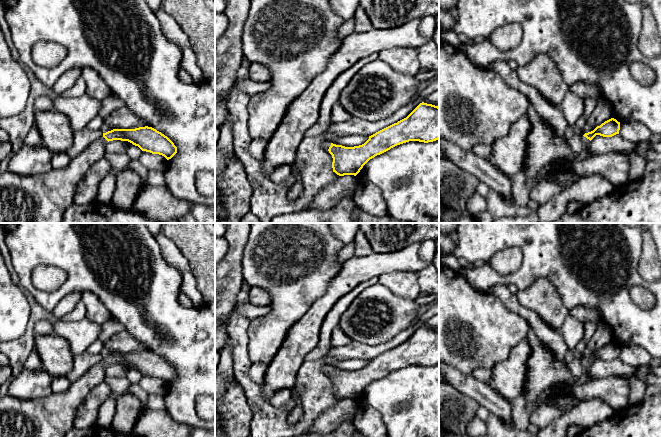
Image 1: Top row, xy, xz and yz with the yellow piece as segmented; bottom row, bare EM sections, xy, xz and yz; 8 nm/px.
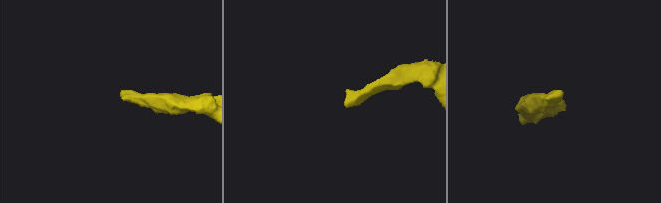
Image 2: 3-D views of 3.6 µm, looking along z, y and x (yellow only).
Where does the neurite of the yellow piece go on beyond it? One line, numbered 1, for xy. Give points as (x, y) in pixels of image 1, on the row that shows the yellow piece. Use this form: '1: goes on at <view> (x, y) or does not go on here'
1: goes on at xy (43, 198)

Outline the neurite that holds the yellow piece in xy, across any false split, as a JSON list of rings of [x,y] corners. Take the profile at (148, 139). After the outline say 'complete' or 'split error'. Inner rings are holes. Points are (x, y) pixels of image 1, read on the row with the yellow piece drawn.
[[[139,127],[135,129],[113,129],[98,140],[94,141],[81,154],[71,159],[70,163],[63,170],[51,170],[44,174],[34,176],[21,176],[6,170],[0,174],[0,223],[60,223],[65,210],[74,203],[73,197],[76,187],[88,171],[98,160],[104,158],[105,145],[109,141],[128,141],[138,146],[142,151],[164,156],[167,160],[177,153],[177,147],[164,134],[152,127]]]; split error

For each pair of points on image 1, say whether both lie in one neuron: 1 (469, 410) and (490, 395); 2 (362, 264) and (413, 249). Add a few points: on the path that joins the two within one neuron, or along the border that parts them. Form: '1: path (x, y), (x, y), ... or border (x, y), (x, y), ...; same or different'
1: border (458, 391), (472, 397), (480, 405); different
2: path (375, 264), (400, 261); same

